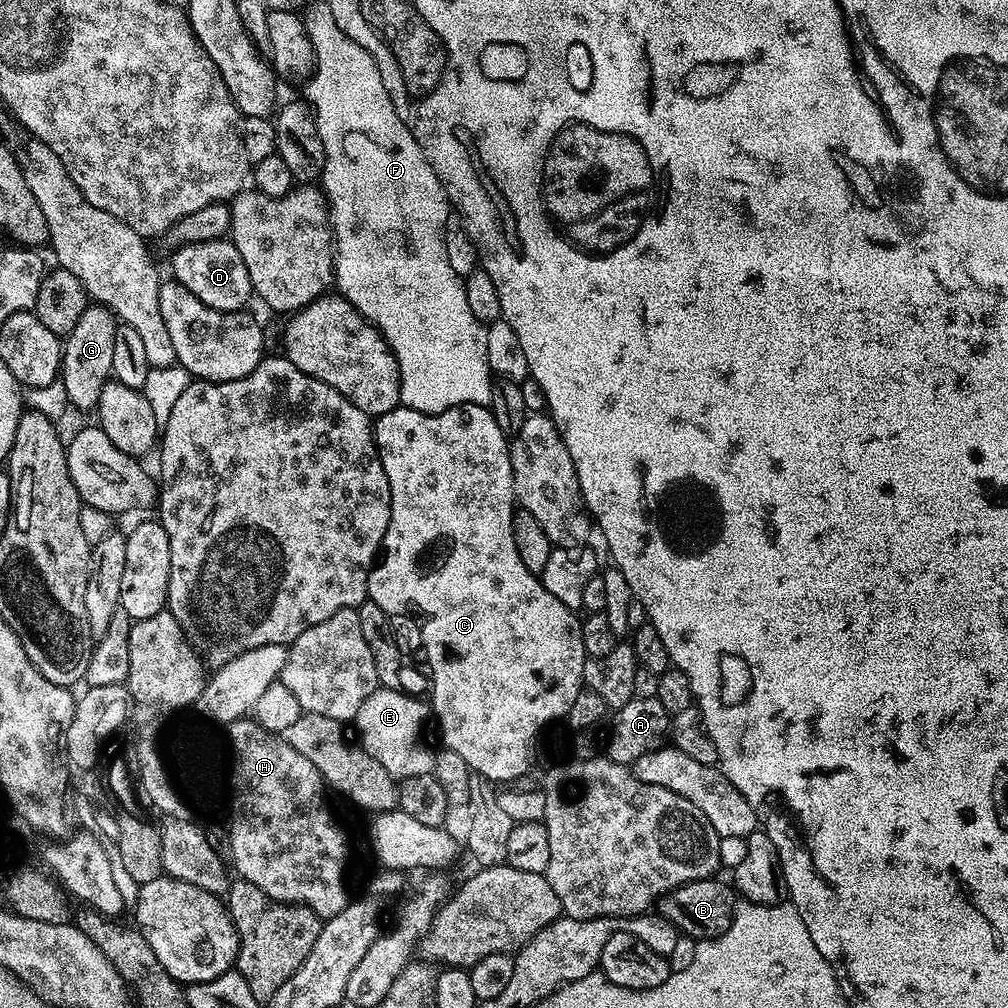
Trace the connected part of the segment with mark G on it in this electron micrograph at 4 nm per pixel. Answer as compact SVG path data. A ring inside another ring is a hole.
M89 306L78 323L62 340L62 363L58 380L66 388L66 398L73 409L92 408L99 405L102 390L112 375L114 366L114 334L117 319L109 308Z

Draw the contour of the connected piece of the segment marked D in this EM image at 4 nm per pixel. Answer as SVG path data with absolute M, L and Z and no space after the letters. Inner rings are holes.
M231 239L211 240L197 244L183 244L175 249L172 255L171 275L194 298L206 302L214 310L223 312L239 312L245 307L244 303L253 299L250 274L246 270L246 262L242 262L242 254L232 244Z

